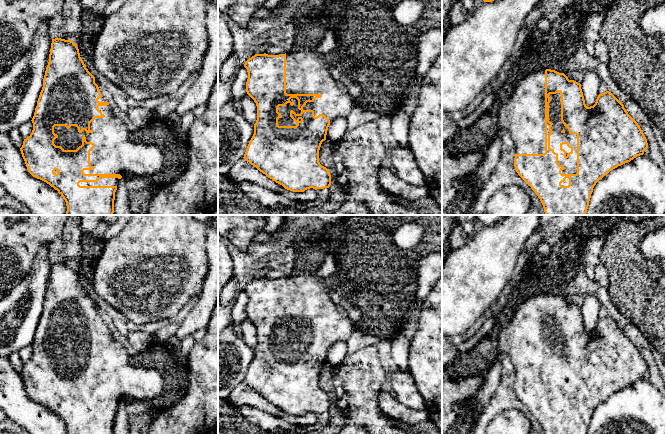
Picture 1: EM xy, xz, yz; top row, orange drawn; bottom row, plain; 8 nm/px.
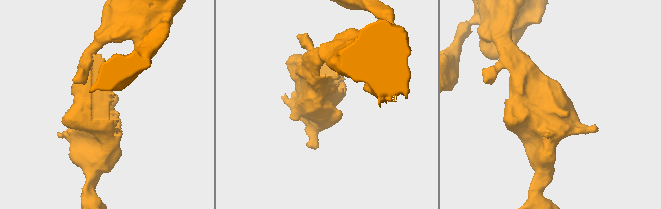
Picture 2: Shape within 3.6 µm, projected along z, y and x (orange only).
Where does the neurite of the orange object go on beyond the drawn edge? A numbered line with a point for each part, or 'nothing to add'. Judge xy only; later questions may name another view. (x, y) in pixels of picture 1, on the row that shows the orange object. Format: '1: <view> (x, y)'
1: xy (114, 152)

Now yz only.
1: yz (570, 164)

